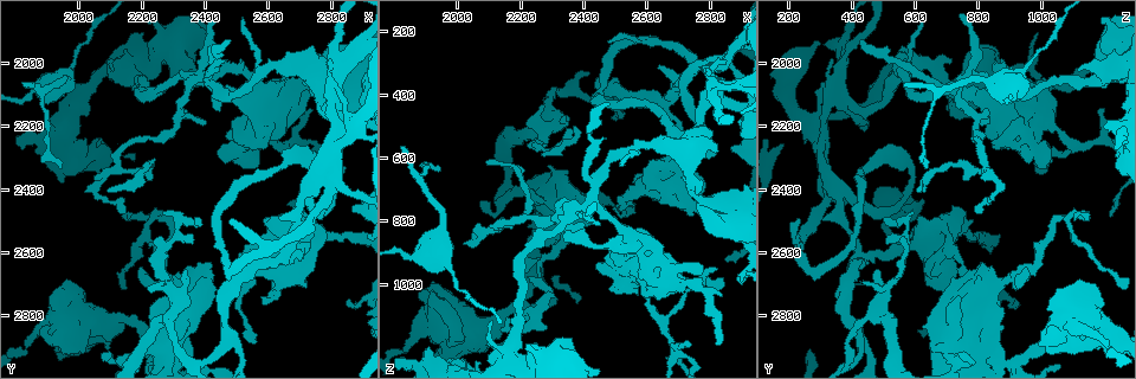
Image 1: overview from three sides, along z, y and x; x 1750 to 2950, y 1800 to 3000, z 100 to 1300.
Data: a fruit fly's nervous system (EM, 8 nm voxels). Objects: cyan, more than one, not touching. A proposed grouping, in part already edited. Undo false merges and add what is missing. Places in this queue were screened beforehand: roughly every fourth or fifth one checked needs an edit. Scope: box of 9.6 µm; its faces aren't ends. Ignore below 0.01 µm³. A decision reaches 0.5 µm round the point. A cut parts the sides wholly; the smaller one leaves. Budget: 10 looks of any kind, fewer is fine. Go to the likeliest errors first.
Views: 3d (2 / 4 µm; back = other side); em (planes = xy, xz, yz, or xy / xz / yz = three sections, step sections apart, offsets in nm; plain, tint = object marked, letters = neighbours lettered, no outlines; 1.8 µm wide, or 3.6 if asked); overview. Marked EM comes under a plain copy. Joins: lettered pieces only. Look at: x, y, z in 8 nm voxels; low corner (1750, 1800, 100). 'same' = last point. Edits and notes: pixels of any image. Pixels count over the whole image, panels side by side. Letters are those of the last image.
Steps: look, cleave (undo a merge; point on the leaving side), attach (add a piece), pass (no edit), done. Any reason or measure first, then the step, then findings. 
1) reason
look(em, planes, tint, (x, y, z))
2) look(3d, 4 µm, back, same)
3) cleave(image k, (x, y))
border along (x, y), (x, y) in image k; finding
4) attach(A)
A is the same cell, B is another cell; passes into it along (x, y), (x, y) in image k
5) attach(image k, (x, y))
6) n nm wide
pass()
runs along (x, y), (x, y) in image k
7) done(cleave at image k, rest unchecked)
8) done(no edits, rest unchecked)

thick end
look(em, 3.6 µm, planes, letters, (2870, 2460, 580))

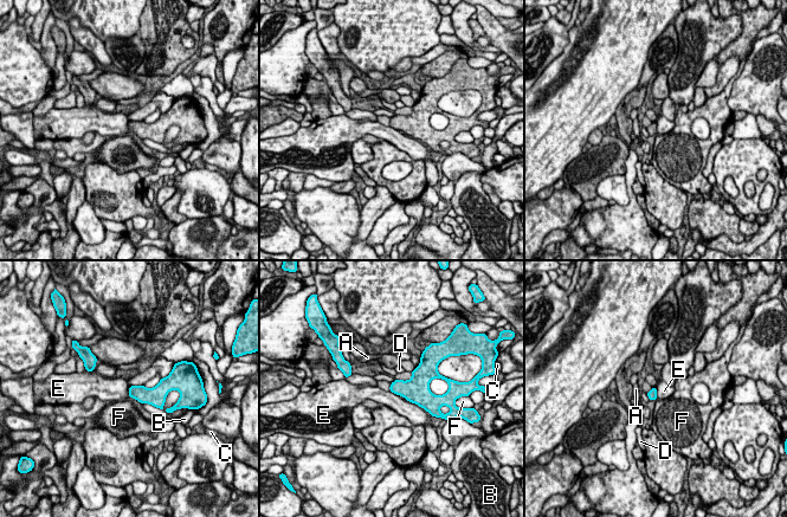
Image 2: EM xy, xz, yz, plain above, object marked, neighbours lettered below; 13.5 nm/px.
E touches over 380 nm
pass()
A, B, C, D, E and F are other cells; border along (405, 399), (429, 412) in image 2; none of them fits

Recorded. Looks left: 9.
look(em, xy, step 8, tint, (2810, 2110, 350))

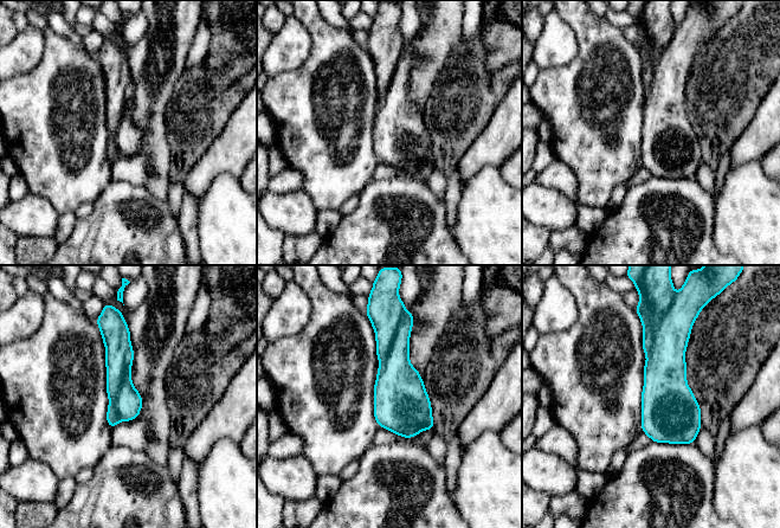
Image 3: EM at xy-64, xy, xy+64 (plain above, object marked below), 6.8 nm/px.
look(em, planes, tint, same)

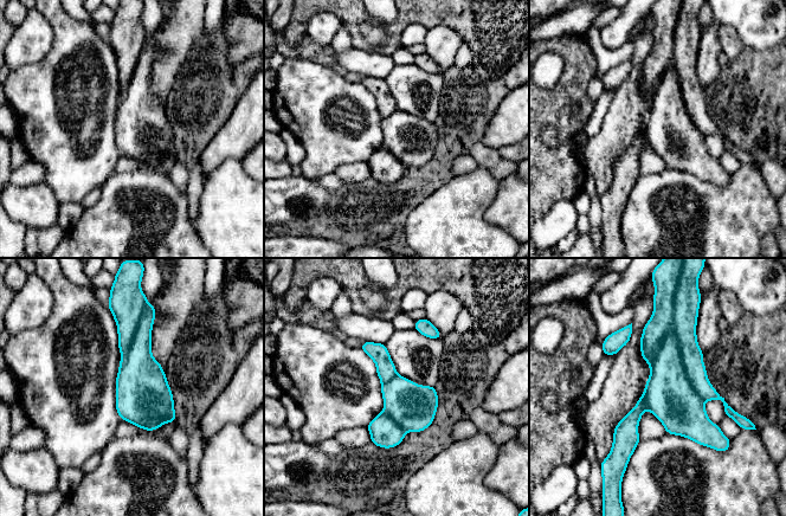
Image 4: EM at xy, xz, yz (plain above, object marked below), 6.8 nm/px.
look(em, planes, letters, same)

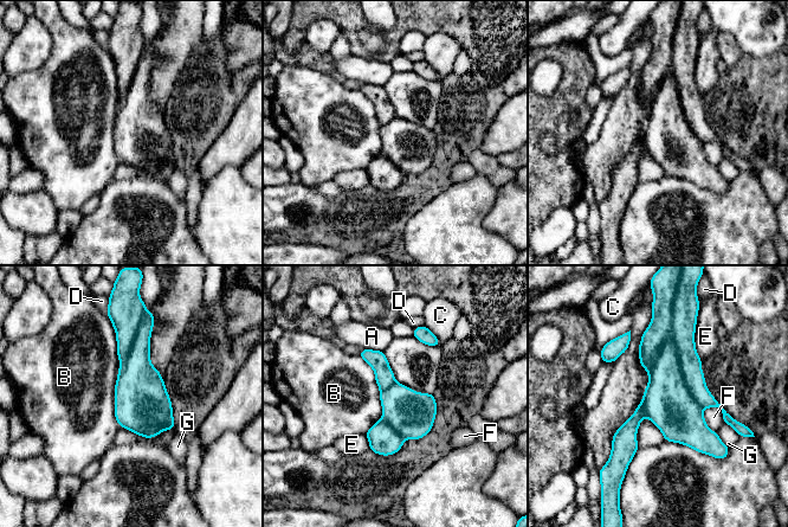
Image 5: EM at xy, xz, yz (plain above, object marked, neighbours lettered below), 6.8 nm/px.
pass()
A, B, C, D, E, F and G are other cells; border along (109, 319), (118, 359), (120, 425) in image 5; continuous, no second neuron

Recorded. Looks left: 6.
four or more arms meet
look(3d, 2 µm, (2700, 2420, 360))

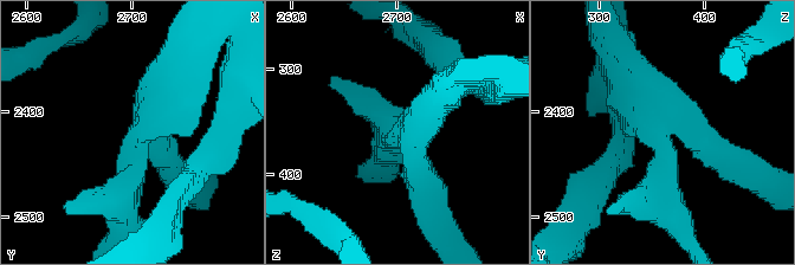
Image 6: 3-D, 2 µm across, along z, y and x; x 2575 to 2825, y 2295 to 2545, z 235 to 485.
4 arms
look(em, planes, letters, (2708, 2420, 360))

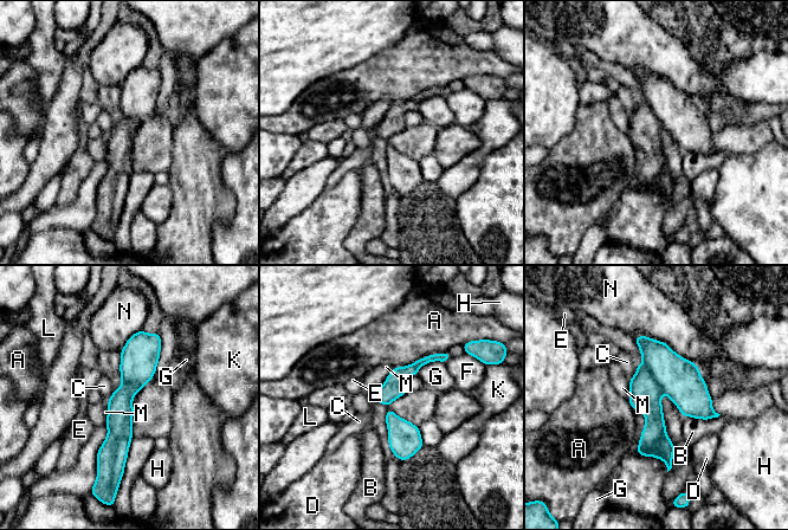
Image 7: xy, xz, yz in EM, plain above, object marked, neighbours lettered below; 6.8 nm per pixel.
N touches over 460 nm
pass()
A, B, C, D, E, F, G, H, K, L, M and N are other cells; border along (638, 362), (637, 370), (630, 379) in image 7; continuous, no second neuron

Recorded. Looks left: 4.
look(3d, 4 µm, (1870, 2860, 1100))

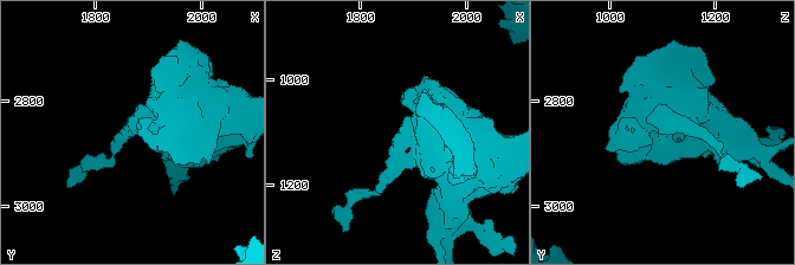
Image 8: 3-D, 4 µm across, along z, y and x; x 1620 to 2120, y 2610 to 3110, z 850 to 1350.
now the EM
look(em, 3.6 µm, planes, letters, (1875, 2855, 1110))

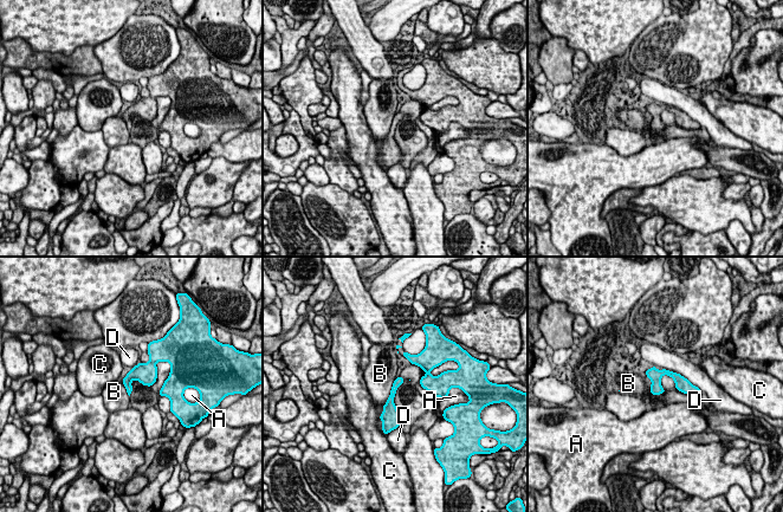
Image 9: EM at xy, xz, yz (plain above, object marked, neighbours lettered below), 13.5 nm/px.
pass()
A, B, C and D are other cells; runs along (649, 373), (670, 373), (694, 390) in image 9; no lettered piece goes on from it

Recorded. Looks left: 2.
done(no edits, rest unchecked)

